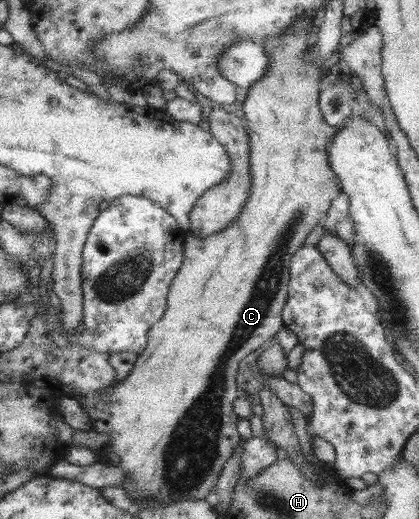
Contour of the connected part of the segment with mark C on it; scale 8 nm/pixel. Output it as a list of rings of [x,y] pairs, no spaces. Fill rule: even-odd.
[[[300,16],[294,26],[290,28],[283,36],[278,38],[270,38],[265,42],[268,53],[270,54],[270,68],[266,72],[266,76],[257,84],[254,84],[245,92],[243,110],[244,118],[247,120],[248,136],[250,138],[250,165],[252,174],[252,185],[249,200],[243,207],[243,212],[231,223],[227,228],[215,234],[206,237],[196,237],[189,234],[186,238],[186,255],[179,269],[178,275],[174,278],[174,282],[170,286],[170,295],[168,298],[168,309],[163,318],[155,323],[150,330],[150,339],[148,346],[143,355],[138,357],[135,367],[131,375],[123,382],[110,386],[110,389],[102,389],[101,391],[91,391],[86,395],[82,402],[82,407],[91,418],[93,430],[101,434],[107,434],[111,437],[109,443],[102,448],[101,462],[108,465],[119,465],[121,470],[125,472],[125,481],[123,487],[136,502],[139,503],[172,503],[182,500],[201,500],[214,499],[215,488],[218,485],[221,474],[227,464],[229,458],[233,456],[233,450],[239,446],[241,442],[241,434],[237,432],[237,420],[239,416],[235,413],[234,404],[239,399],[239,386],[237,386],[237,376],[239,376],[239,364],[241,360],[245,360],[251,352],[255,352],[257,348],[261,348],[265,342],[273,342],[278,336],[278,332],[286,326],[282,314],[286,306],[290,292],[290,266],[294,254],[303,245],[305,236],[311,232],[311,229],[318,224],[319,220],[324,217],[331,200],[339,196],[341,188],[339,188],[338,178],[331,170],[331,164],[328,160],[328,146],[331,144],[331,139],[338,132],[340,127],[332,127],[324,120],[321,110],[318,108],[318,87],[319,87],[319,66],[321,64],[307,64],[302,56],[306,53],[310,45],[310,34],[314,30],[314,16]],[[108,392],[109,402],[103,404],[99,402],[102,394]]]

